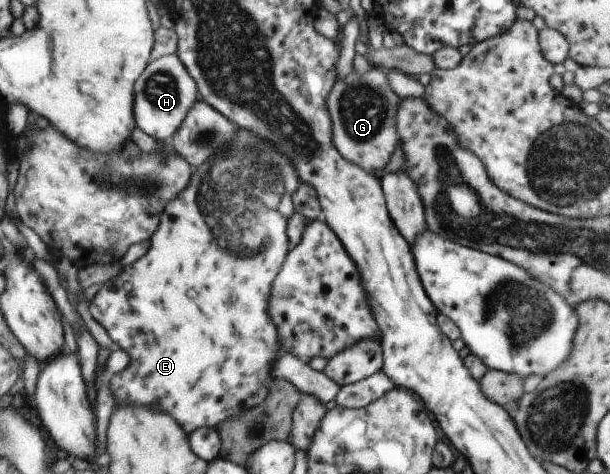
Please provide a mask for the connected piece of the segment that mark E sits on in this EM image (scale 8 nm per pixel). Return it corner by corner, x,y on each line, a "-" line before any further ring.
237,129
237,133
235,137
228,141
228,145
226,149
224,149
224,145
218,145
218,149
213,148
213,152
211,157
204,163
199,164
196,169
193,169
191,179
186,189
182,191
174,200
171,200
168,205
166,205
166,209
164,213
162,213
162,217
160,220
160,225
158,225
158,229
156,232
149,238
150,247
148,247
148,251
140,257
137,261
130,265
126,265
125,267
121,267
121,271
109,281
106,281
98,289
94,298
89,301
89,311
90,316
98,323
98,325
104,328
106,335
112,340
112,346
119,348
121,351
124,351
125,355
128,355
128,364
125,366
125,369
122,369
120,372
114,373
108,381
110,392
112,392
112,396
114,396
114,404
116,406
143,406
144,408
149,408
150,410
155,410
156,412
164,413
168,415
170,418
174,419
174,422
177,423
178,426
181,427
182,430
185,430
186,433
194,432
195,430
201,428
214,428
220,425
222,422
226,420
230,420
231,418
240,416
242,413
249,411
251,408
258,406
269,394
268,392
268,381
272,379
271,368
273,362
276,362
280,355
284,354
284,351
281,351
281,346
278,340
278,335
276,334
275,326
272,325
272,321
270,321
270,317
268,317
268,301
270,294
270,283
272,283
272,279
275,279
275,276
280,271
280,267
284,262
285,256
288,254
288,241
286,236
286,225
288,225
288,219
297,213
294,210
293,205
293,193
300,188
300,178
297,177
296,170
293,169
293,166
286,161
286,157
282,157
282,155
278,155
278,151
272,147
272,145
268,145
266,141
258,141
258,137
254,137
252,133
248,133
248,131
240,131

